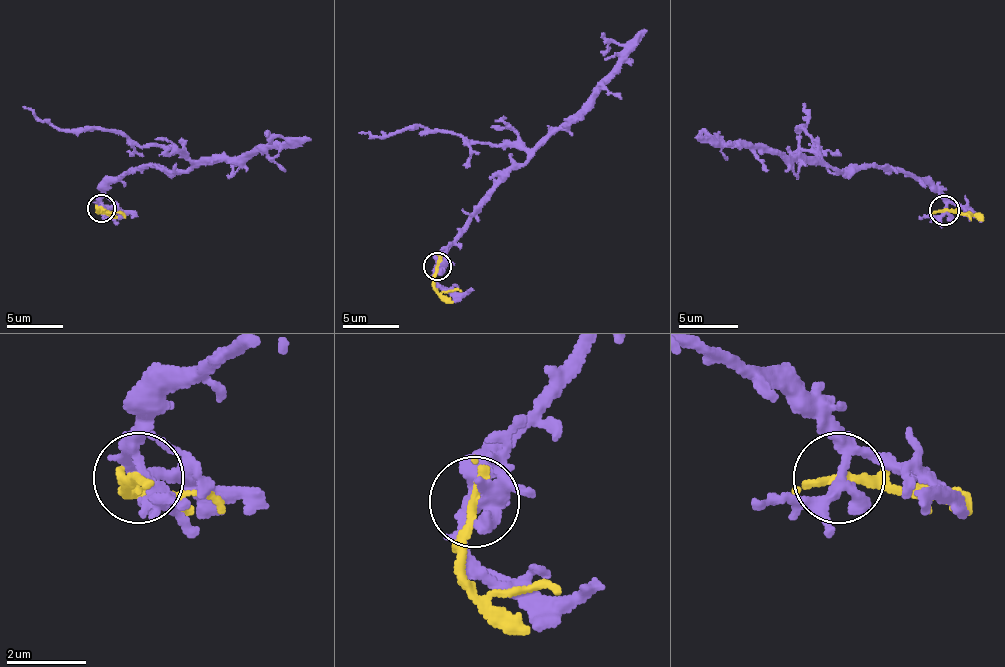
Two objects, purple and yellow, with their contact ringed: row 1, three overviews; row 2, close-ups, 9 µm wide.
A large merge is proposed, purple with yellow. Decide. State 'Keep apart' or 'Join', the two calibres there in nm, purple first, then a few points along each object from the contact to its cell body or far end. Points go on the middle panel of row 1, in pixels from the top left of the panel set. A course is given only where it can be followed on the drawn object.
Keep apart. Thickness 280 nm (purple) against 280 nm. Course of purple: (436, 265), (481, 201), (526, 153), (510, 144), (467, 142), (459, 133), (442, 130), (358, 133). Course of yellow: (436, 265), (434, 288), (439, 293), (462, 291)

